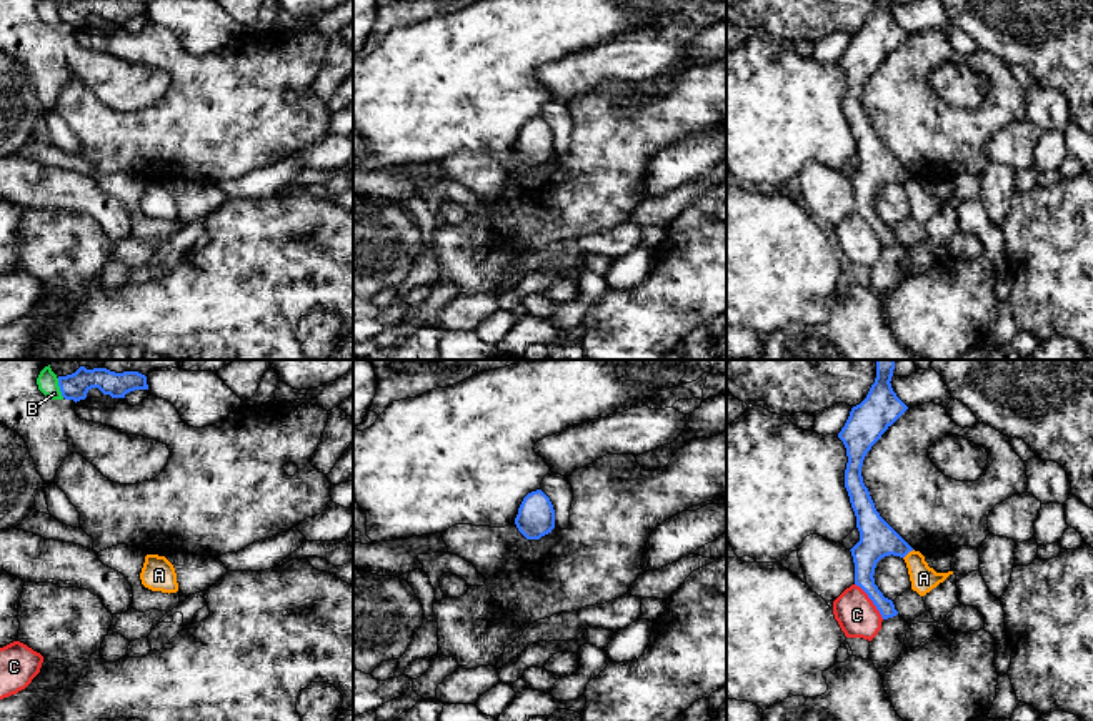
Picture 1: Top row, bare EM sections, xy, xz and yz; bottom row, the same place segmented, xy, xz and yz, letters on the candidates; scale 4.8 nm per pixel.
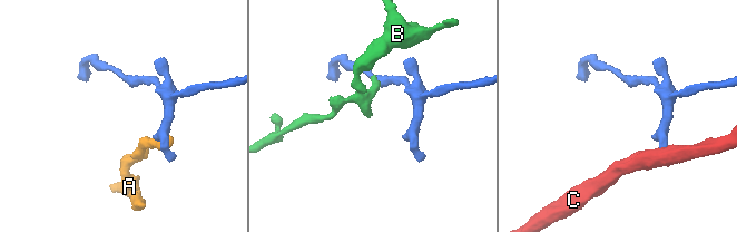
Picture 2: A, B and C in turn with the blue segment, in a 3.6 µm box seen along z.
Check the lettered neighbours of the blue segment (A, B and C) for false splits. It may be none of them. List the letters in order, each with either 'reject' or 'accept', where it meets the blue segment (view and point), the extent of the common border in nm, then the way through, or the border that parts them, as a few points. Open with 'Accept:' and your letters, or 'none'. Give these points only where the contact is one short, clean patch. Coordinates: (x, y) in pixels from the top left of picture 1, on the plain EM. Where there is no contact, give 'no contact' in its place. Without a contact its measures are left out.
Accept: none
A: reject; contact yz (908, 179); length 70 nm; border yz (913, 177), (903, 185)
B: reject; contact xy (60, 15); length 100 nm; border xy (57, 5), (64, 24)
C: reject; contact yz (872, 227); length 220 nm; border yz (855, 210), (883, 245)

